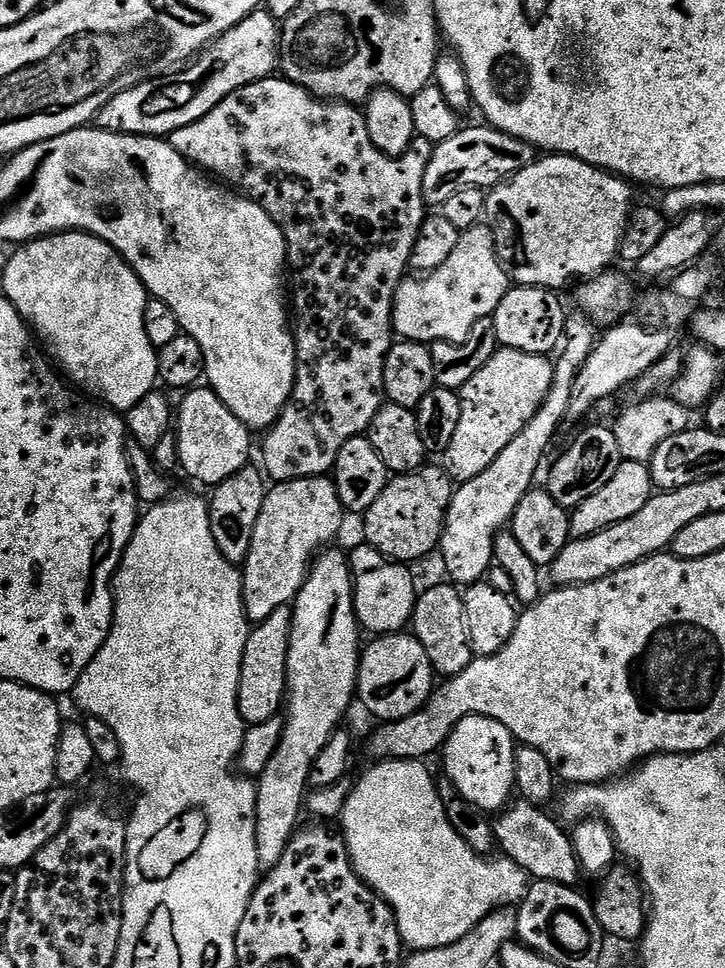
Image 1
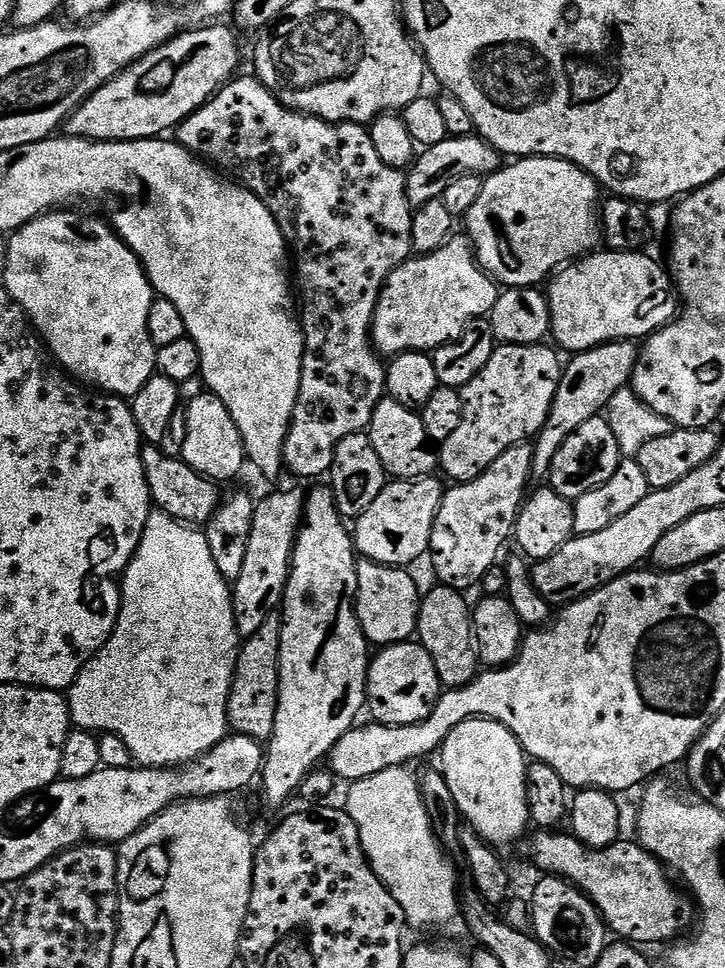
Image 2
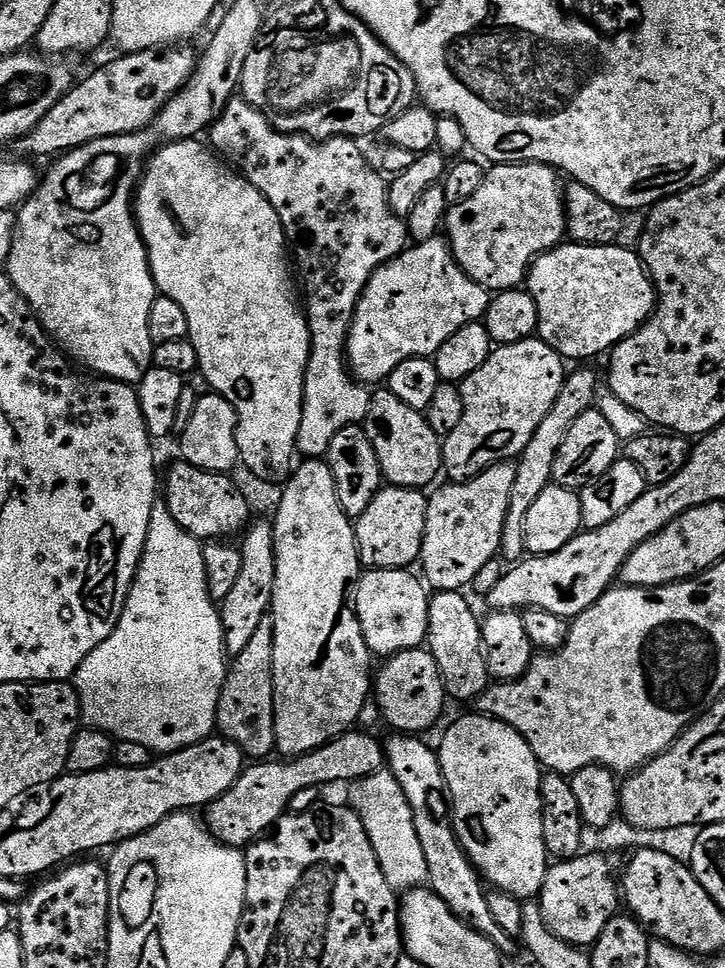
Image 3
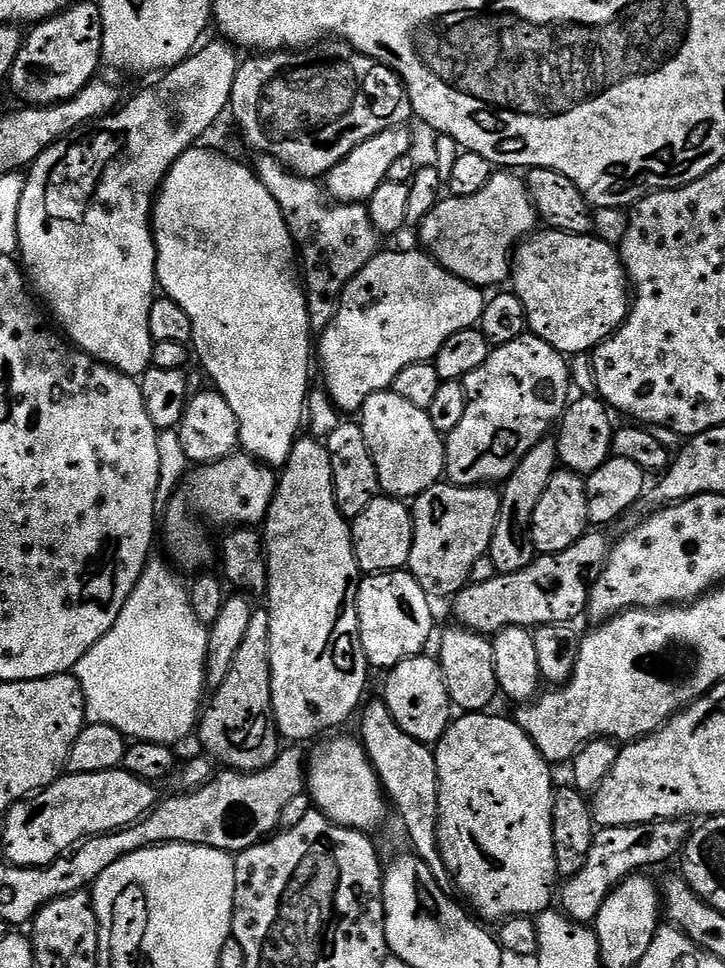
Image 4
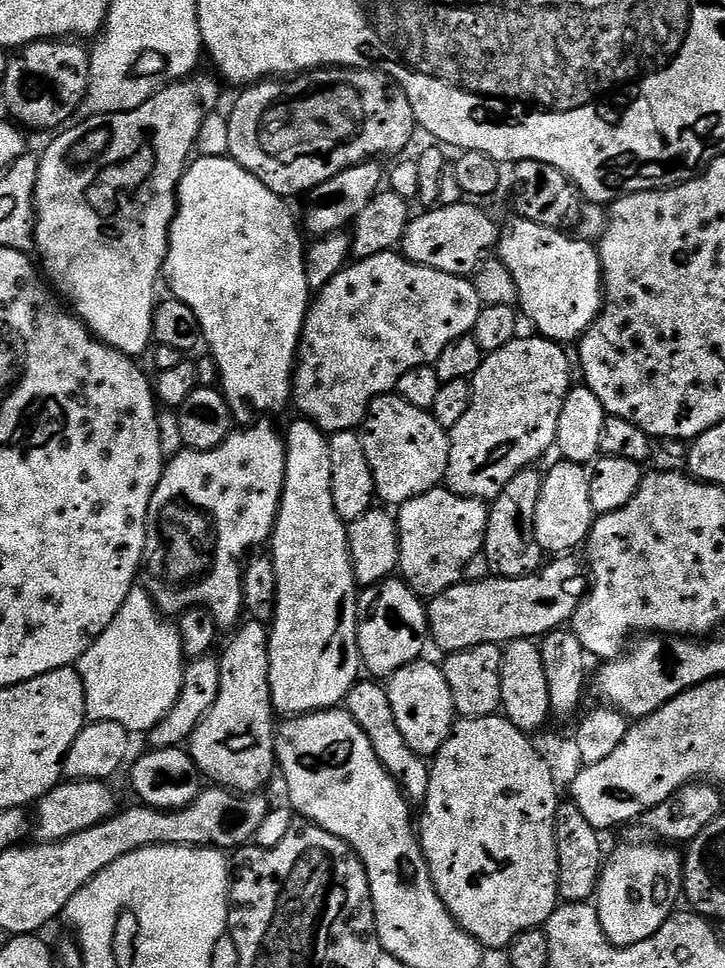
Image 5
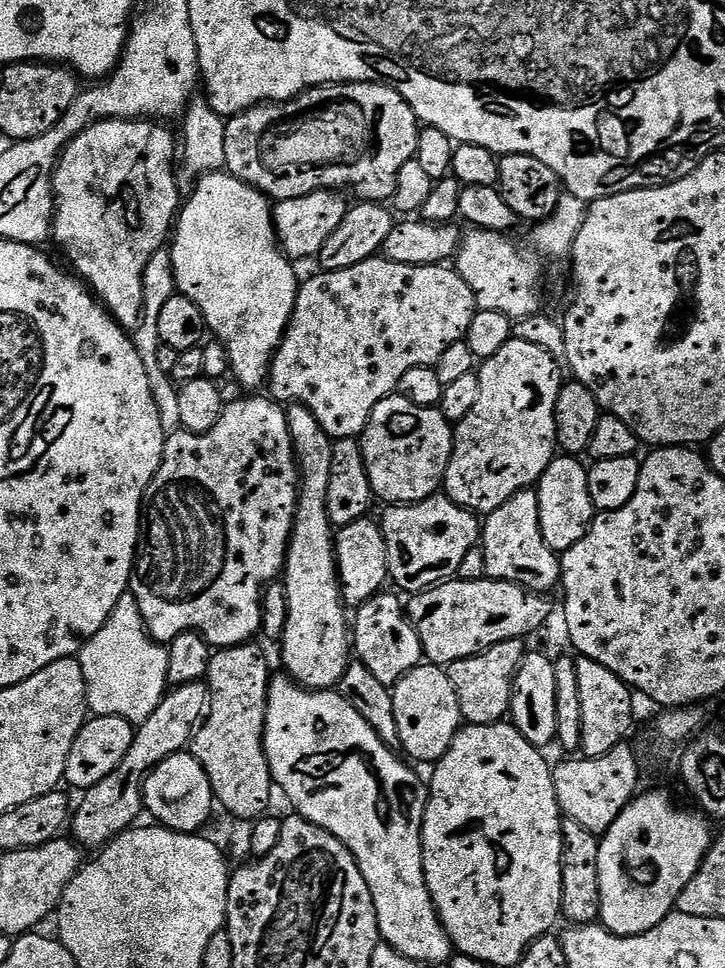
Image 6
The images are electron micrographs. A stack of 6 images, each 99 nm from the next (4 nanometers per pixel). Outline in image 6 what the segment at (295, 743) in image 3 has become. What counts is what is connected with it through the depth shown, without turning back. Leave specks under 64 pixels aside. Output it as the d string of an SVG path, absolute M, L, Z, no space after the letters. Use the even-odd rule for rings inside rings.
M289 404L286 415L292 439L292 453L296 456L296 467L300 473L300 497L296 500L296 520L292 523L292 537L288 542L288 556L284 560L282 573L287 604L284 635L279 645L280 652L284 655L283 671L301 688L332 690L339 685L342 674L350 663L350 620L349 617L348 620L344 617L346 605L340 598L336 579L334 529L326 514L326 486L330 486L330 454L334 441L326 434L326 430L322 430L322 426L318 426L318 418L314 418L314 414L306 410L306 406Z

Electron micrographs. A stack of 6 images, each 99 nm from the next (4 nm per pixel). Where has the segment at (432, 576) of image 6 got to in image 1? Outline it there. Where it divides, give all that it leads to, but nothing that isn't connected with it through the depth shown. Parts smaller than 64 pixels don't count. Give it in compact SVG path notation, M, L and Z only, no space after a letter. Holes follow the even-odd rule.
M580 310L574 312L573 316L571 313L564 321L564 341L552 366L554 378L534 418L530 418L518 438L514 438L514 442L510 442L510 446L506 446L506 450L502 450L502 454L498 454L498 458L494 458L494 462L490 462L490 466L486 466L486 470L478 474L478 478L470 478L452 493L440 535L438 556L444 559L447 579L457 586L478 584L487 577L488 570L494 563L496 535L511 525L514 510L518 510L518 502L522 502L524 495L532 491L537 483L536 471L539 470L556 431L568 420L570 390L574 390L574 378L578 378L578 370L582 370L586 358L590 358L598 339L598 328L591 317Z

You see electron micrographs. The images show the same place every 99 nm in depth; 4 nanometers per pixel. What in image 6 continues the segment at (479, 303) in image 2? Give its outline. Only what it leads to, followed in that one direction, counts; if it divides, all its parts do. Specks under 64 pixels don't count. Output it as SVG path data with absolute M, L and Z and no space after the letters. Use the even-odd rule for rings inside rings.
M373 258L358 266L350 266L346 270L321 271L319 275L312 276L305 284L303 281L299 285L296 293L296 305L292 311L288 328L284 332L276 355L272 357L272 371L268 374L266 388L267 391L272 391L274 399L281 400L281 405L301 404L306 406L306 410L310 410L310 414L314 414L314 418L318 418L318 426L322 426L322 430L326 430L326 434L331 436L333 441L351 440L363 433L374 406L378 406L378 402L382 402L382 398L396 392L398 382L402 378L402 374L406 374L406 370L414 370L414 366L433 367L438 362L438 358L442 358L442 350L446 350L446 346L467 337L468 327L478 309L470 286L466 284L456 270L451 267L448 269L448 266L438 264L406 266L383 258Z

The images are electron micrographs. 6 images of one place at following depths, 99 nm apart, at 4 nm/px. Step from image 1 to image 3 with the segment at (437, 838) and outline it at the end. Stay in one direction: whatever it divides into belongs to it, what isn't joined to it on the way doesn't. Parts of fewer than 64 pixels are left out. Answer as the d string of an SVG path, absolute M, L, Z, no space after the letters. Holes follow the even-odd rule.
M381 770L364 780L355 781L351 788L350 806L362 818L362 826L366 826L370 846L374 846L374 854L382 866L382 874L386 874L386 882L397 890L427 885L426 857L422 855L422 845L418 843L418 833L414 831L410 802L406 802L406 794L402 794L398 778L394 778L390 771Z

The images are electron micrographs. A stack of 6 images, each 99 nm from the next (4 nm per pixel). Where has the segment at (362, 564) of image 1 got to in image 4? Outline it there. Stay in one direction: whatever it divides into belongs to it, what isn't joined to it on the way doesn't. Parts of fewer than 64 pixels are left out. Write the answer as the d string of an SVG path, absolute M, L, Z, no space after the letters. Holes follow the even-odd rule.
M378 572L361 579L356 605L360 623L360 641L369 665L373 669L397 668L411 656L421 655L432 636L433 601L418 586L411 572Z

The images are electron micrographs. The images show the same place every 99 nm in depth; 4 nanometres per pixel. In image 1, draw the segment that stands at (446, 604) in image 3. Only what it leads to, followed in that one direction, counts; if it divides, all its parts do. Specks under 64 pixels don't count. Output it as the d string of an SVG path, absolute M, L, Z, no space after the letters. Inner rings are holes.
M451 582L436 584L419 593L416 609L412 615L411 631L426 650L432 663L432 671L437 677L447 678L462 674L473 660L472 647L466 626L466 610L461 589Z

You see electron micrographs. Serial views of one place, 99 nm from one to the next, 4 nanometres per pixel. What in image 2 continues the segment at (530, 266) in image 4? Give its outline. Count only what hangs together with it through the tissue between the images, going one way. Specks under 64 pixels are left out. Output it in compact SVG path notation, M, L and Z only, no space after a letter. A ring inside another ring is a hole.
M593 251L559 271L546 290L551 310L550 336L568 354L585 352L615 340L644 340L675 320L679 293L669 271L646 252Z

